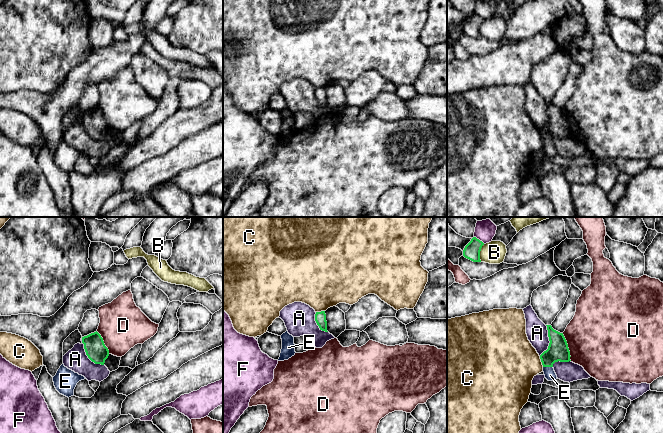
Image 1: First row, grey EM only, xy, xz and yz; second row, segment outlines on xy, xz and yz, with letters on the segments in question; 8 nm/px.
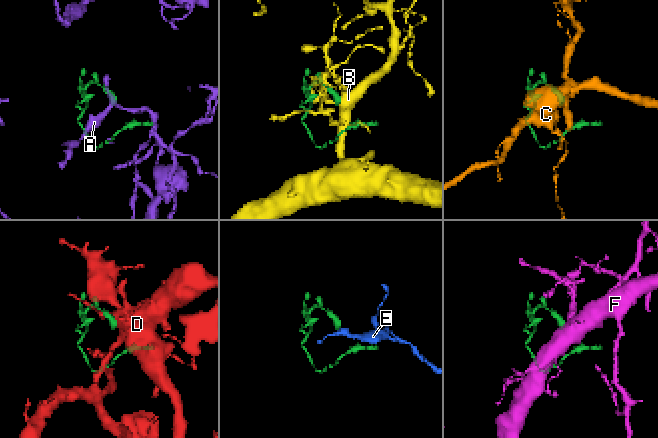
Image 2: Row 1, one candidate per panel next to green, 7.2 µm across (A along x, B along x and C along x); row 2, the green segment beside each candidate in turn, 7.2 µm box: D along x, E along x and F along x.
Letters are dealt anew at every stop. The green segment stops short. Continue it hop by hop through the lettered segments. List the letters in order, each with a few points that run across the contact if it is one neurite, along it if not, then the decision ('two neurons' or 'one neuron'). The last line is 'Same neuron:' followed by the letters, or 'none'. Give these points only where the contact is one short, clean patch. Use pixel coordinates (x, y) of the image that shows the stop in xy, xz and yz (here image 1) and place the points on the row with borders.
A: two neurons
B: two neurons
C: two neurons
D: two neurons
E: line yz (558, 350), (548, 360), (548, 366), (550, 375); one neuron
F: line yz (474, 236), (484, 243); two neurons
Same neuron: E

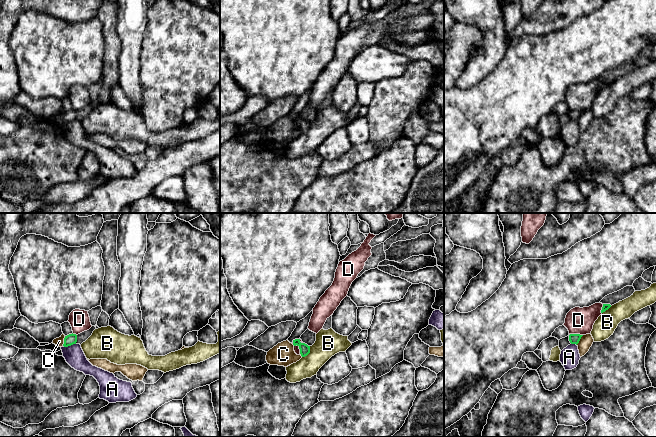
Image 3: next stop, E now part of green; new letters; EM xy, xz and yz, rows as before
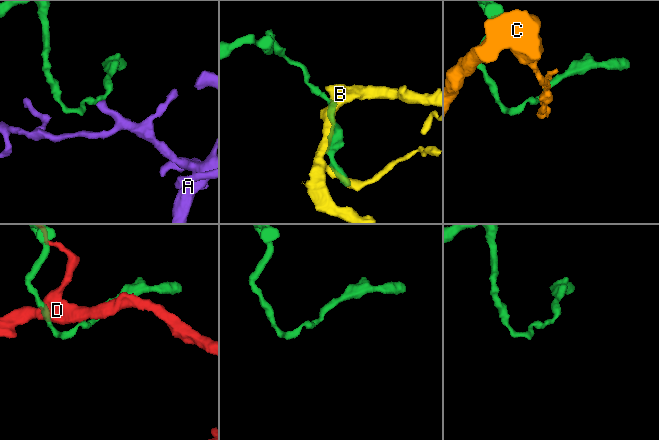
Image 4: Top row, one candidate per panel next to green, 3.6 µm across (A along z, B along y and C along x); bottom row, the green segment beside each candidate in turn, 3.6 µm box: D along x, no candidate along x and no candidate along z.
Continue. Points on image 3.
A: line xy (75, 343), (63, 346); two neurons
B: two neurons
C: two neurons
D: line yz (570, 333), (582, 335); two neurons
Same neuron: none

